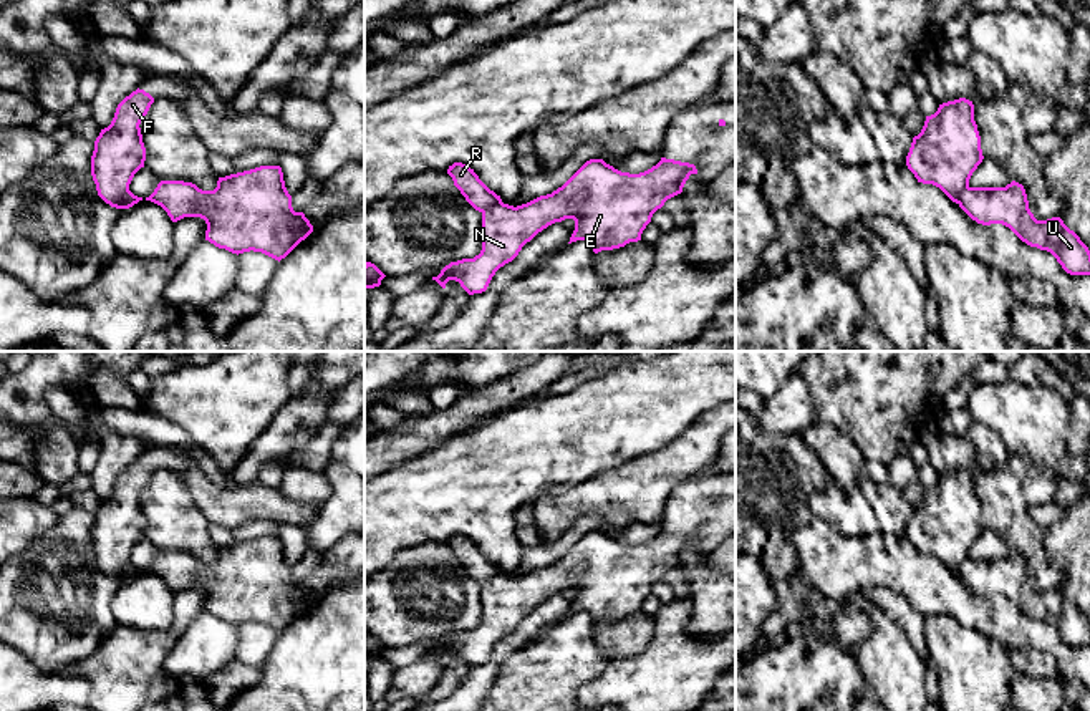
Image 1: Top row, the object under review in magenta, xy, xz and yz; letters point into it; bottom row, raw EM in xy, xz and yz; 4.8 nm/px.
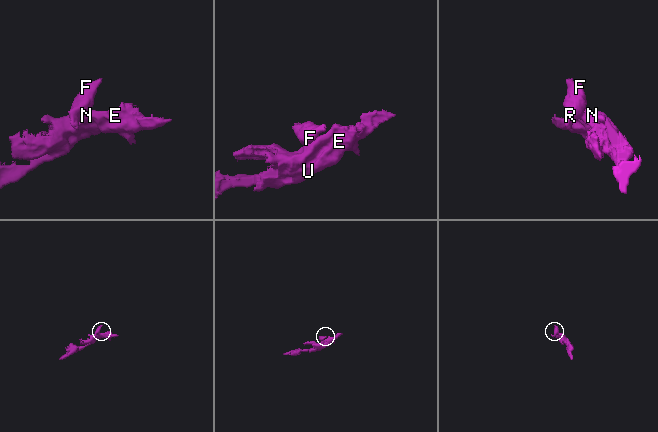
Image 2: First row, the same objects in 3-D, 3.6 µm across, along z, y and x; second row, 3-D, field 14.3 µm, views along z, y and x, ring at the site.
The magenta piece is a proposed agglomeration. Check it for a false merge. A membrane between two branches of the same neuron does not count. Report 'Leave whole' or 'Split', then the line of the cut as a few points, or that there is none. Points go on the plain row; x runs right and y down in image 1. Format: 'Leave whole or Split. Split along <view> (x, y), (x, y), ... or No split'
Split. Split along xz (501, 572), (482, 585)

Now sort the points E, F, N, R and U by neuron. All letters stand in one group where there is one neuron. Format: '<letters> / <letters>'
E N U / F R

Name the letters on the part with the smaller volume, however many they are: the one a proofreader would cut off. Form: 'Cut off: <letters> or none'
Cut off: F, R

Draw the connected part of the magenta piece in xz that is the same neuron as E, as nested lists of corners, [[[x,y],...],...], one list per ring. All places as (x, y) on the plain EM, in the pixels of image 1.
[[[661,529],[656,537],[639,545],[621,544],[603,530],[590,530],[552,565],[540,567],[517,578],[500,573],[484,583],[480,625],[474,630],[451,633],[432,651],[442,660],[446,660],[449,651],[456,651],[469,666],[482,665],[487,661],[495,643],[512,633],[527,613],[548,597],[565,590],[575,592],[575,602],[568,615],[586,612],[591,615],[595,625],[638,613],[653,585],[668,570],[682,563],[691,545],[697,545],[694,535],[666,529]]]

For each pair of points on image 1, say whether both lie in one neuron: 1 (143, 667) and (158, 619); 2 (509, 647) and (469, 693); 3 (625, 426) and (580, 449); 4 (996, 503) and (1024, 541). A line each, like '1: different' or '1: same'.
1: different
2: same
3: same
4: same

